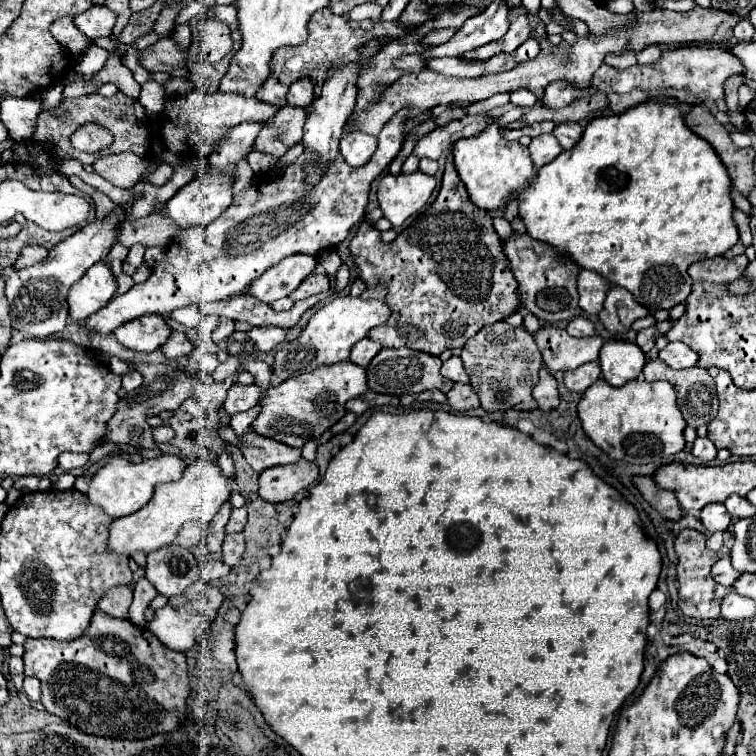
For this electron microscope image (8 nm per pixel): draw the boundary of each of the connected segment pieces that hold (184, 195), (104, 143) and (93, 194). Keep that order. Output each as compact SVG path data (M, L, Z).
M201 173L199 177L193 177L191 183L179 189L173 199L167 201L165 213L173 223L179 227L179 231L195 227L195 225L209 225L211 219L219 217L223 209L231 205L231 179L225 173Z
M83 125L71 135L71 145L85 153L97 153L113 143L113 135L101 125Z
M77 175L71 177L71 183L73 183L73 187L77 187L79 191L87 193L87 195L93 199L95 211L97 211L97 219L105 219L105 217L109 217L109 215L117 209L117 205L115 205L107 195L103 195L103 193L97 191L97 189L93 189L93 187L87 185L85 181L81 181Z

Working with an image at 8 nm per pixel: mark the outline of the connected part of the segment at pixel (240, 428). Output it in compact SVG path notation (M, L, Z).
M255 405L255 407L249 409L249 411L243 411L243 413L233 415L233 417L231 417L231 427L235 429L235 433L237 433L237 435L245 435L247 431L251 431L251 423L257 419L259 411L261 411L261 405Z

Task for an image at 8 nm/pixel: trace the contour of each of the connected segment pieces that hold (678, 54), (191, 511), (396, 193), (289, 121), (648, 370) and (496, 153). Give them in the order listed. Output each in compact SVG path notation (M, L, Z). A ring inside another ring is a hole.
M675 47L675 49L665 49L661 59L655 63L655 67L641 67L635 65L627 71L619 71L615 67L609 67L603 63L599 71L595 73L595 79L591 79L591 91L605 91L607 93L607 115L623 113L633 105L639 105L649 99L663 99L663 97L673 97L677 101L687 101L687 103L701 103L705 99L719 99L723 97L723 83L731 75L741 75L743 65L739 59L729 55L727 49L721 47Z
M199 459L183 471L183 477L175 483L163 483L155 487L151 501L137 513L115 519L111 523L111 533L107 541L107 551L133 557L133 553L143 551L149 555L161 547L167 547L175 541L175 533L187 521L211 521L213 515L219 511L223 501L231 495L231 481L221 475L219 465Z
M421 171L413 175L387 173L379 181L377 189L379 207L385 219L389 219L393 227L399 227L429 201L433 189L435 189L435 179Z
M289 105L281 107L275 113L275 117L263 123L253 147L259 153L283 157L287 149L291 149L295 143L301 141L303 125L305 125L305 111L301 107Z
M659 359L649 361L643 369L645 381L665 379L677 391L677 405L691 427L707 425L717 415L717 391L709 373L701 367L691 369L671 369Z
M513 107L487 129L483 129L479 135L455 141L451 149L459 179L467 187L471 203L475 203L475 207L479 209L485 211L503 209L509 201L509 195L519 193L527 185L527 181L537 175L537 169L531 163L527 147L519 145L517 141L507 141L499 133L499 128L520 119L524 112L525 109L522 107Z

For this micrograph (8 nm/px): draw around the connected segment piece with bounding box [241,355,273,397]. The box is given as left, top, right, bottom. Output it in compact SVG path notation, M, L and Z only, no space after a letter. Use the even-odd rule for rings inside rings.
M241 355L241 365L255 377L255 385L261 387L261 393L263 397L267 395L269 387L273 385L271 383L271 367L265 363L265 361L259 361L259 359L253 359L249 355Z

